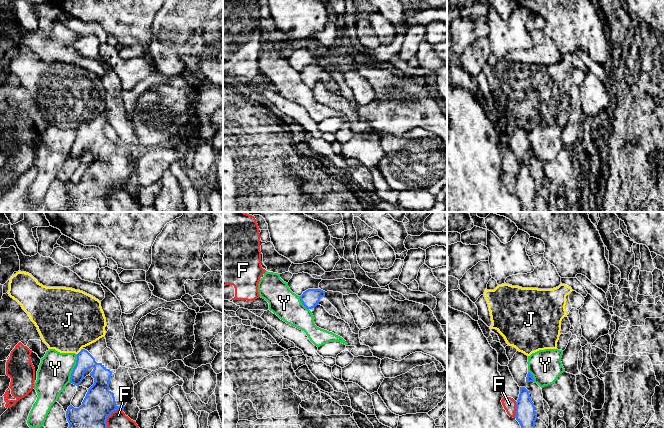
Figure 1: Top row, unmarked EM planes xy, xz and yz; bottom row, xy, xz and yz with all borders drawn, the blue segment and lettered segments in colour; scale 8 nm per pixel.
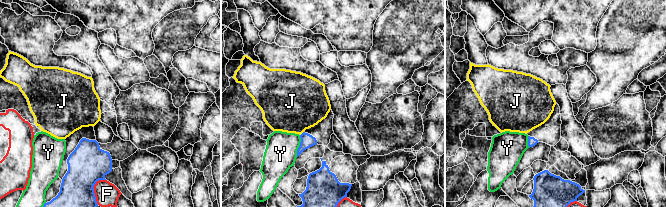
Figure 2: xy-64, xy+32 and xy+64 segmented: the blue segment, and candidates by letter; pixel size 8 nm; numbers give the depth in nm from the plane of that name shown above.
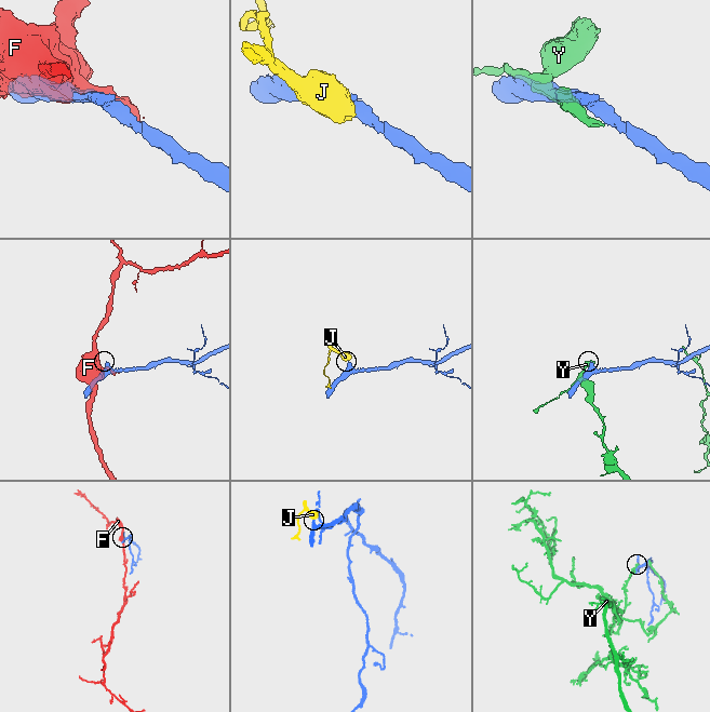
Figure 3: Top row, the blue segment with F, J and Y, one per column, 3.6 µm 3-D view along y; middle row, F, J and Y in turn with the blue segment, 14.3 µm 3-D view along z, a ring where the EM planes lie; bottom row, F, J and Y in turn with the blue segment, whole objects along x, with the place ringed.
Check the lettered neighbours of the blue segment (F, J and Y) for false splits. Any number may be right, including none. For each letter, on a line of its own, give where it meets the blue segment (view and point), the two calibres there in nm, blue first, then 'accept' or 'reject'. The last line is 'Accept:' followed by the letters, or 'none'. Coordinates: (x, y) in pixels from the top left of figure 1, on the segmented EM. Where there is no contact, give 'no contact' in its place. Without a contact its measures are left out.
F: xy (109, 415) | 240/140 nm | reject
J: xy (80, 351) | 140/460 nm | reject
Y: xy (73, 368) | 140/260 nm | reject
Accept: none

